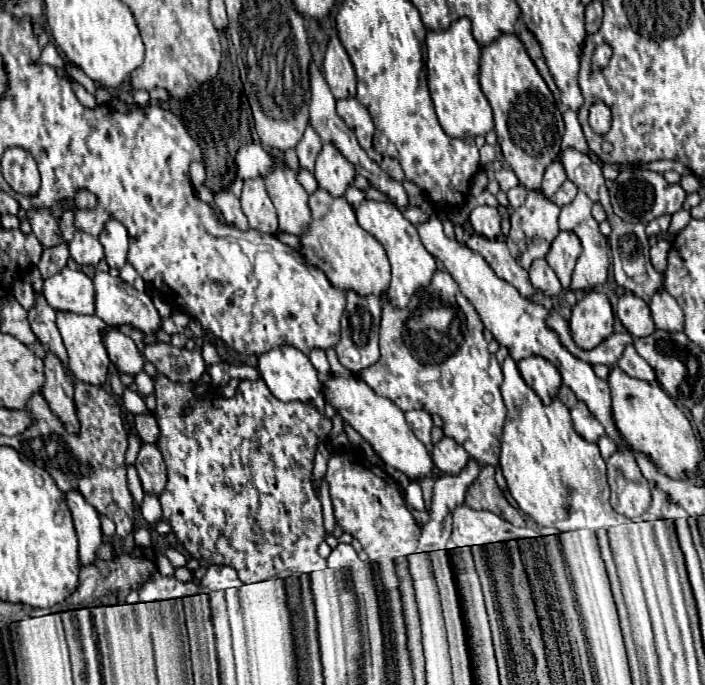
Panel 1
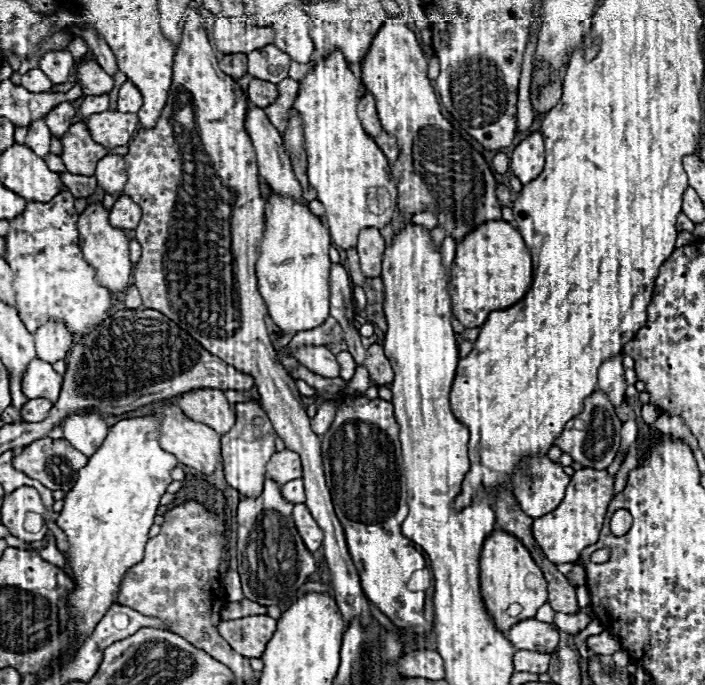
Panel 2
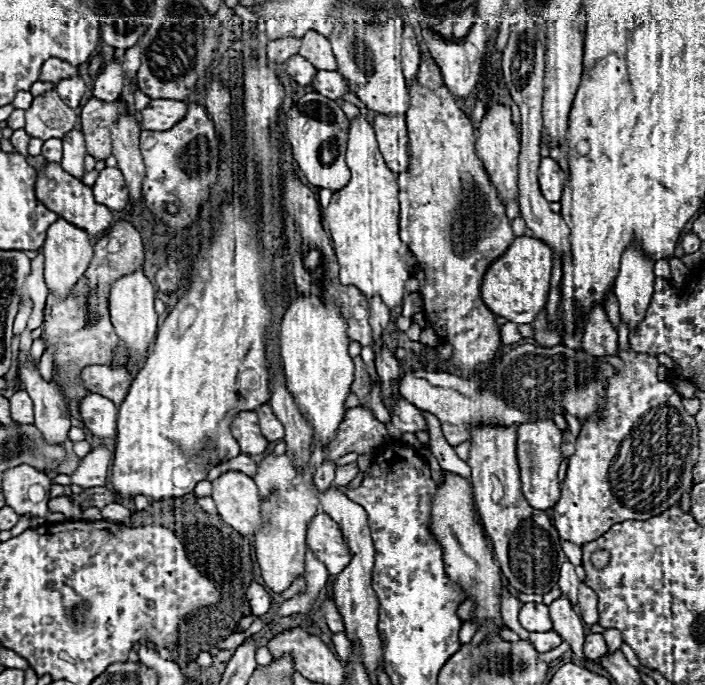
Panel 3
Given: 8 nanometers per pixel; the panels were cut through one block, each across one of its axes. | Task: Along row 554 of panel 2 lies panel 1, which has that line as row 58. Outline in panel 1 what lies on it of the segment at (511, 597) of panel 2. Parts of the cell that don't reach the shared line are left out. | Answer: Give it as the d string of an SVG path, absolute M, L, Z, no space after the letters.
M500 34L492 44L482 48L480 84L494 110L494 130L498 134L504 160L526 190L540 192L540 180L546 166L560 154L564 120L562 112L556 108L556 100L552 100L550 88L544 84L544 78L532 64L516 34Z

